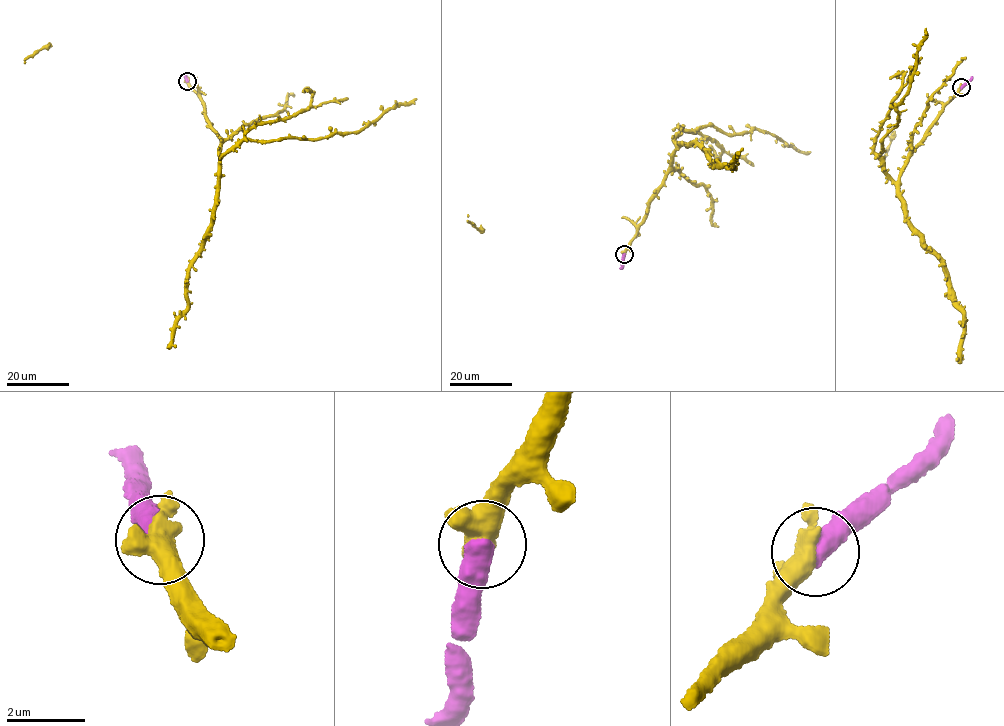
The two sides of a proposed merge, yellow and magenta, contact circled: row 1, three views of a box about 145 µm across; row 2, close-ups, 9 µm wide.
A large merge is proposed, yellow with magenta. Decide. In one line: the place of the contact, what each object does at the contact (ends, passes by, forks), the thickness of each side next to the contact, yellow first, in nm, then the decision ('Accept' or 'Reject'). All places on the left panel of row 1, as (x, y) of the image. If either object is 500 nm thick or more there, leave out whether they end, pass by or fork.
Place: (187, 81). Thickness 480 nm (yellow) against 550 nm. Accept

